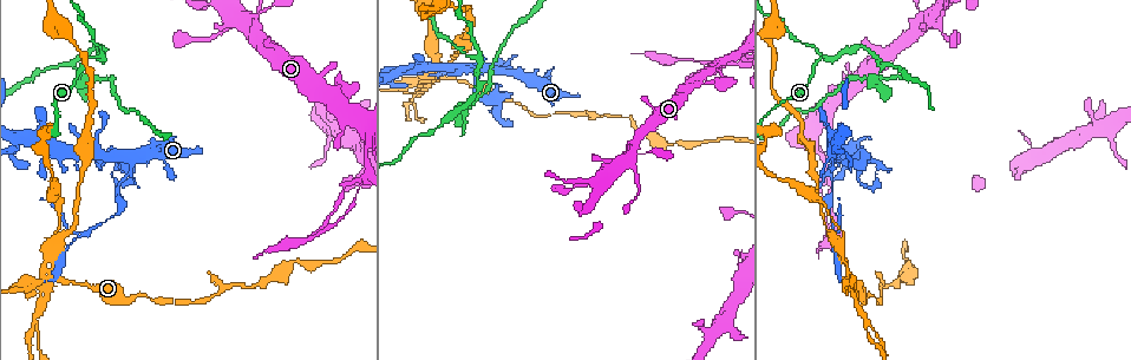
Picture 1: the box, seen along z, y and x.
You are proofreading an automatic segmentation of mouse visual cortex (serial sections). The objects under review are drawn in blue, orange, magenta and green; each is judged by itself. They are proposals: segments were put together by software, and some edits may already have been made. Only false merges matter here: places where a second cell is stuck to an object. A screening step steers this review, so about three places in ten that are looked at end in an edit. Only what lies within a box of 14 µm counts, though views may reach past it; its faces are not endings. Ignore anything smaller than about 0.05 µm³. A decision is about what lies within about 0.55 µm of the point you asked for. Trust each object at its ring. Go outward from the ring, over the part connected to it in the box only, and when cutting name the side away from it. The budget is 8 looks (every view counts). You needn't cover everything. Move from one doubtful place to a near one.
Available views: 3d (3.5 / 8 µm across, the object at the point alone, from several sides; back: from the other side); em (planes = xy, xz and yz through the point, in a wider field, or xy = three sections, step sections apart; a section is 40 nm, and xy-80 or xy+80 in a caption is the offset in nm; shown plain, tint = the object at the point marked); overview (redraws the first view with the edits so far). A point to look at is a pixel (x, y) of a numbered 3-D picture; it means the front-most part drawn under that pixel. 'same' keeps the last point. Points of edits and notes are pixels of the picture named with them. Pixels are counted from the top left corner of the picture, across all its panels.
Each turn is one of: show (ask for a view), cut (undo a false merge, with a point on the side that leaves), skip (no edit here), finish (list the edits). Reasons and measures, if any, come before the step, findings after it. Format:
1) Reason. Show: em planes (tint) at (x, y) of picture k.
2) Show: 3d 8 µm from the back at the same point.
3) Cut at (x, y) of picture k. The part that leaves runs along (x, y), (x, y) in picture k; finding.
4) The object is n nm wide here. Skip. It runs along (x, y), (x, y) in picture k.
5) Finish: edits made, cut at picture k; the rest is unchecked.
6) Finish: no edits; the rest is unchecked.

Thin neck. Show: 3d 8 µm at (480, 71) of picture 1.

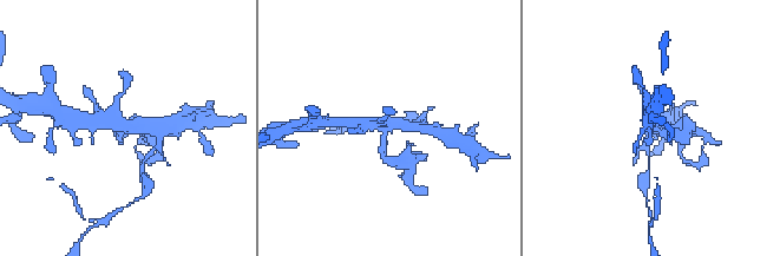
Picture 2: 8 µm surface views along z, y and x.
Show: 3d 3.5 µm from the back at (119, 126) of picture 2.

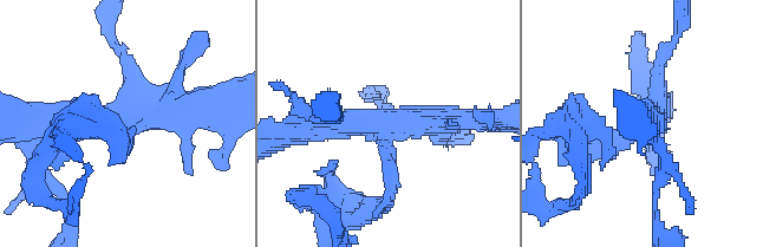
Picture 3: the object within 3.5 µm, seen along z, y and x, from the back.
Shape alone is not enough. Show: em xy step 2 (tint) at (383, 122) of picture 3.

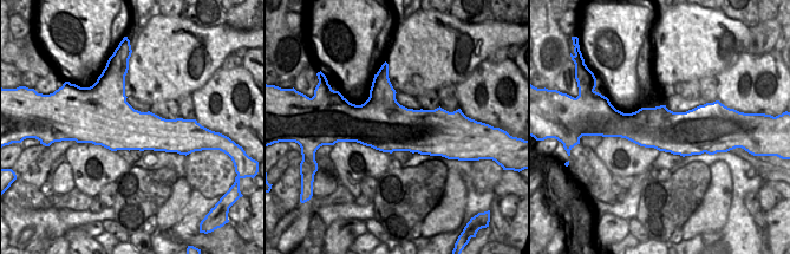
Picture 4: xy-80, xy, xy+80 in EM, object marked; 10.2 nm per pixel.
Cut at (395, 181) of picture 3. The part that leaves runs along (384, 143), (395, 192), (351, 219) in picture 3; a second cell is stuck on.

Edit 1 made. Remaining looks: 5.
Sudden change in width. Show: 3d 3.5 µm at (509, 101) of picture 1.

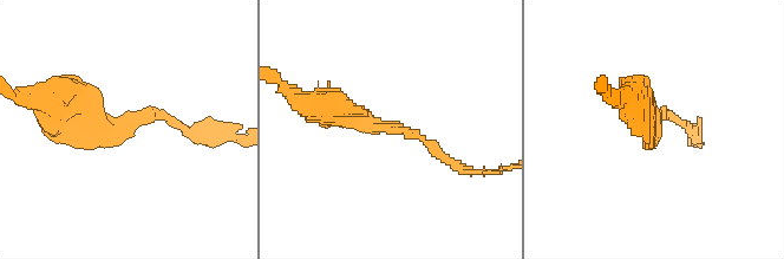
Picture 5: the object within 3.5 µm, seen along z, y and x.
The arms are 150, 350 nm wide; need the tissue. Show: em xy step 2 (tint) at (130, 121) of picture 5.

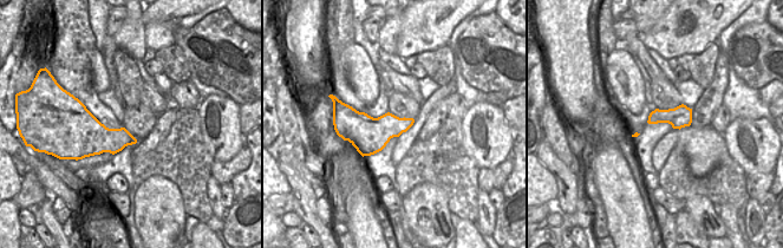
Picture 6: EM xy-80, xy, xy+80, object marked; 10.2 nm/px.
The object is 340 nm wide here. Skip. It runs along (325, 107), (416, 134), (455, 164) in picture 5; one cell here.

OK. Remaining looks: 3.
Two arms at a narrow angle. Show: 3d 3.5 µm at (43, 278) of picture 1.

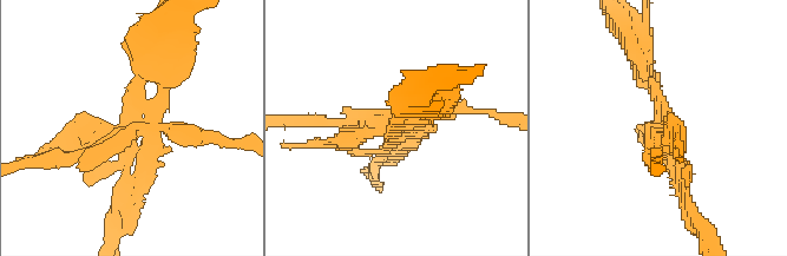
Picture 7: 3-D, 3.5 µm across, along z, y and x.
Need the tissue. Show: em xy step 3 (tint) at (662, 126) of picture 7.

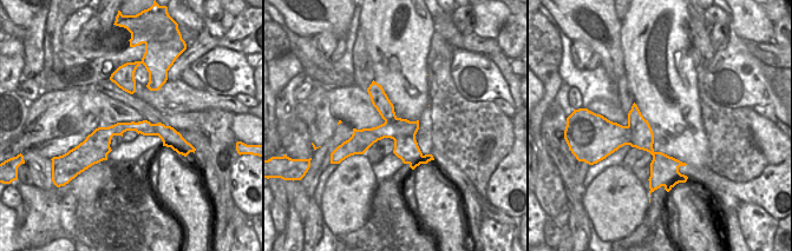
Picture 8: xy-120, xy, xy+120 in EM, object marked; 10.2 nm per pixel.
The object is 260 nm wide here. Cut at (358, 152) of picture 7. A border runs along (396, 118), (398, 136), (393, 139) in picture 8; two cells meet here.

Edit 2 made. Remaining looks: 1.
Finish: edits made, cut at picture 3, cut at picture 7; the rest is unchecked.

